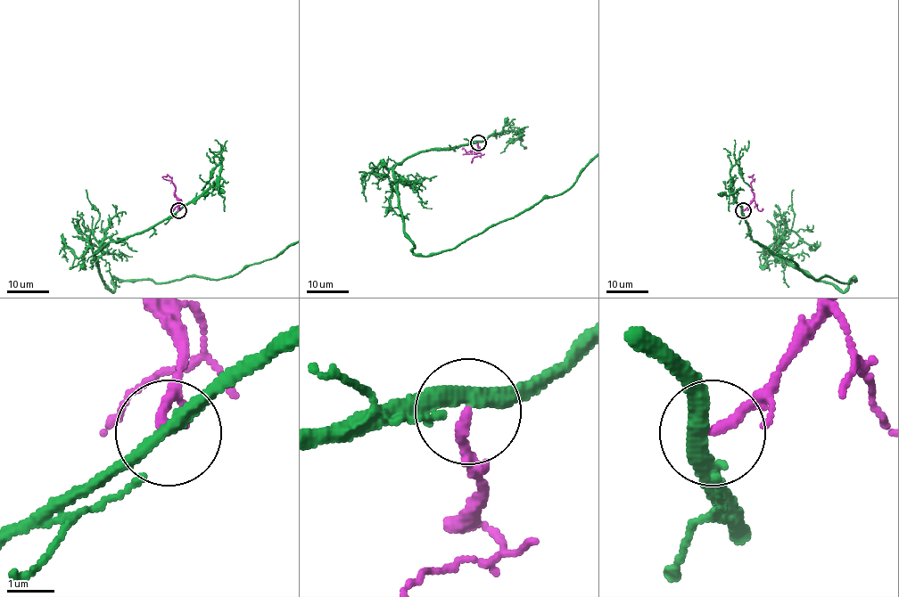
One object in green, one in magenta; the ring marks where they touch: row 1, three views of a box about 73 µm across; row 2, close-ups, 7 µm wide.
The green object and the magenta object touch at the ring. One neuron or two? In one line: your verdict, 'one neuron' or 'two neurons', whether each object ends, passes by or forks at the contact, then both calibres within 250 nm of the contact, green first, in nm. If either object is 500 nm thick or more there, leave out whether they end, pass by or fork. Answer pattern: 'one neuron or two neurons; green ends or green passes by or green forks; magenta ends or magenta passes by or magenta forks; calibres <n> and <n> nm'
two neurons; green passes by; magenta ends; calibres 320 and 220 nm

